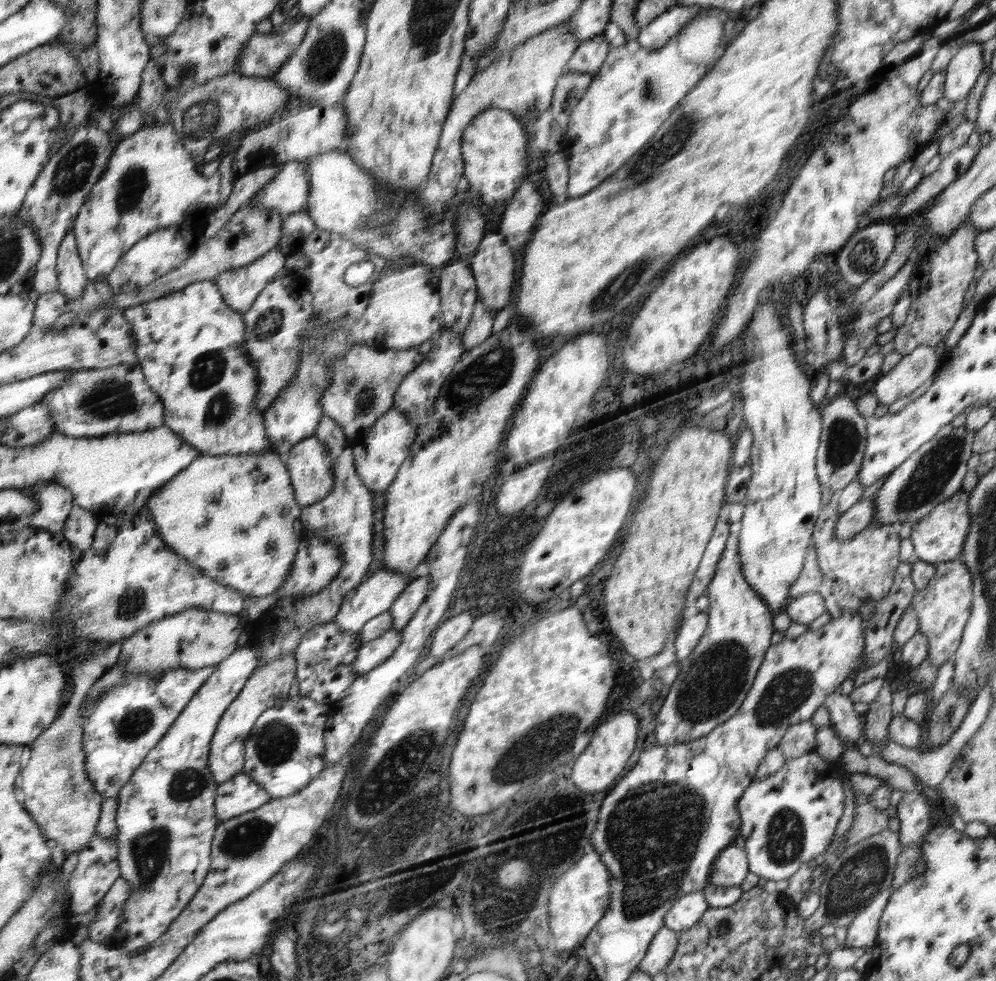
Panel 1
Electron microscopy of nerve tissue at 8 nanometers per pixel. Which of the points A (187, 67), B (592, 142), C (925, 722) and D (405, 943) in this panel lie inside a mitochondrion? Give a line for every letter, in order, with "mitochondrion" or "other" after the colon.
A: mitochondrion
B: other
C: other
D: other

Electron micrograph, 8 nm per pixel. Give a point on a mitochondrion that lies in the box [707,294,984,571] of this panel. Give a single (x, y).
(931, 475)

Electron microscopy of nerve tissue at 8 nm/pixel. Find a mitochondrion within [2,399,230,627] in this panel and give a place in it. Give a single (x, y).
(132, 601)

